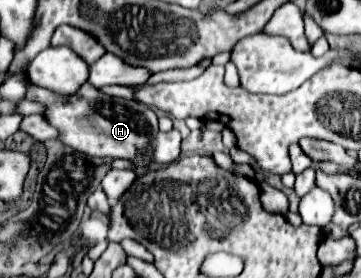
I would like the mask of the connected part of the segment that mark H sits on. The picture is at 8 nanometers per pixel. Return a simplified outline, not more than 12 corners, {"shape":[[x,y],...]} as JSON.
{"shape":[[26,82],[58,140],[88,156],[134,160],[158,132],[136,100],[86,82],[72,96]]}

